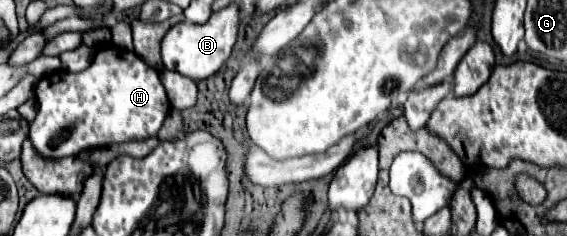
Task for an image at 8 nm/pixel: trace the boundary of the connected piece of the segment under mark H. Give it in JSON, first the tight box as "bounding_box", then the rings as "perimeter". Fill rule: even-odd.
{"bounding_box":[29,46,169,158],"perimeter":[[[105,46],[91,66],[81,72],[57,70],[37,82],[37,116],[29,138],[35,150],[45,158],[75,156],[83,148],[101,148],[127,140],[145,140],[155,136],[169,110],[169,100],[159,72],[147,66],[135,52]]]}

